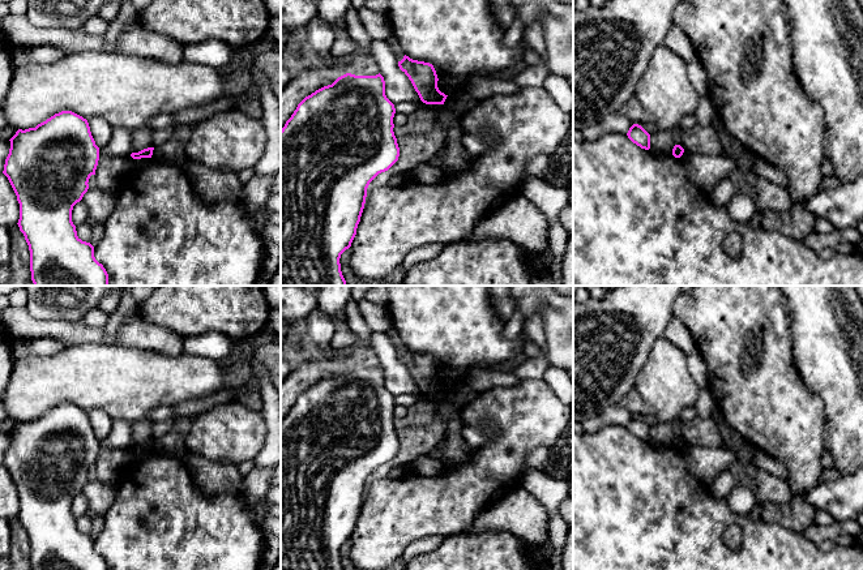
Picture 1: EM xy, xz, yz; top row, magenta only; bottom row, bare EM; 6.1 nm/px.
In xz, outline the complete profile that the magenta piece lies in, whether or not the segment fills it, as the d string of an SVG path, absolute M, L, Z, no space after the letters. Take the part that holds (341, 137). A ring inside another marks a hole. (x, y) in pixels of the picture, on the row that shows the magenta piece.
M346 73L306 97L281 129L281 286L346 286L339 258L356 235L367 188L400 157L393 132L394 113L394 104L385 95L385 81L380 73Z

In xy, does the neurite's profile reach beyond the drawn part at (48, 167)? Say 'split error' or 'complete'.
complete

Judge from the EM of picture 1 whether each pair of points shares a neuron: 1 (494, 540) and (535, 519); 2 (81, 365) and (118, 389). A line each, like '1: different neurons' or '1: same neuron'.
1: different neurons
2: same neuron

